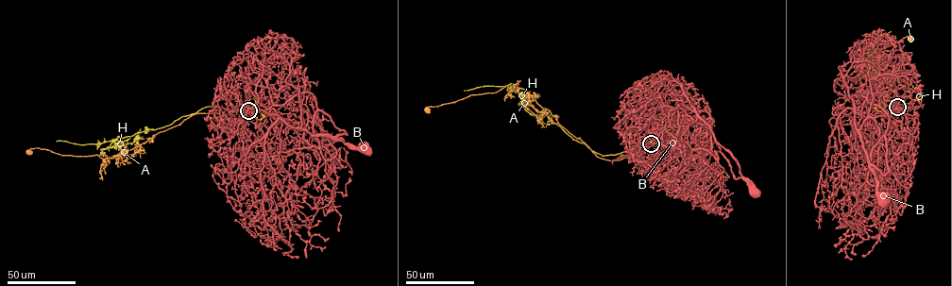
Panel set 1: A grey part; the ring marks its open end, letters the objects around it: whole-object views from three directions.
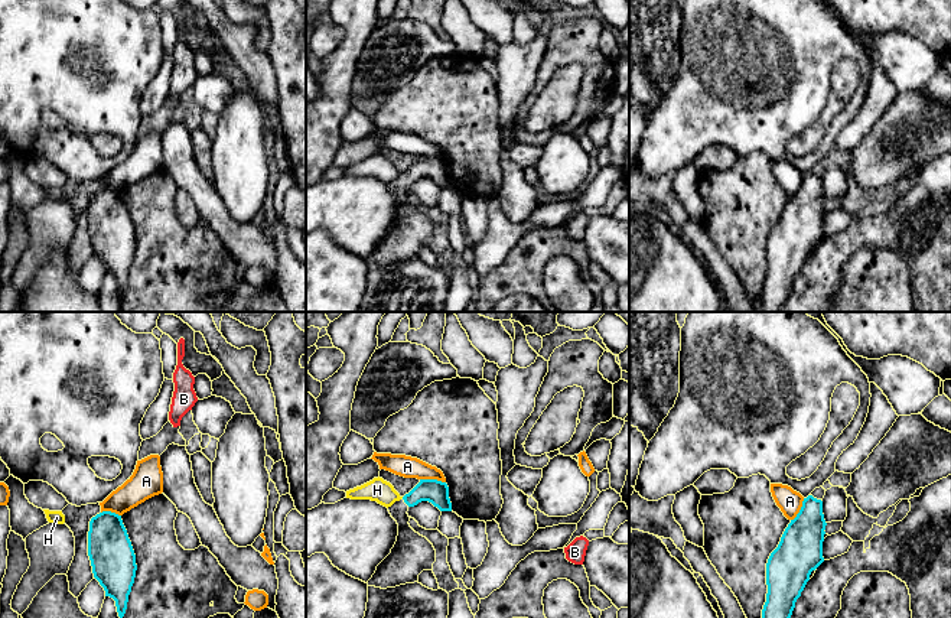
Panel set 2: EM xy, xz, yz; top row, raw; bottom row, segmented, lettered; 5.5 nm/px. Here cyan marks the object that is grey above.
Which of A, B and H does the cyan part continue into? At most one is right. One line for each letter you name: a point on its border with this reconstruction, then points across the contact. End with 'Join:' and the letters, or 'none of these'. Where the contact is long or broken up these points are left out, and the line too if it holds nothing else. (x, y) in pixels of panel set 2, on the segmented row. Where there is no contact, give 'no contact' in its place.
Join: none of these

